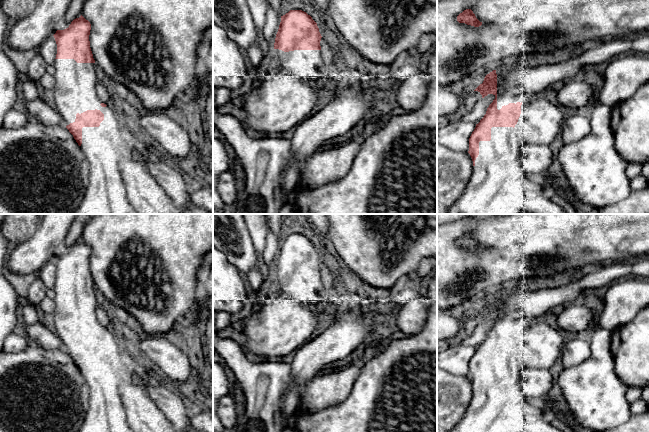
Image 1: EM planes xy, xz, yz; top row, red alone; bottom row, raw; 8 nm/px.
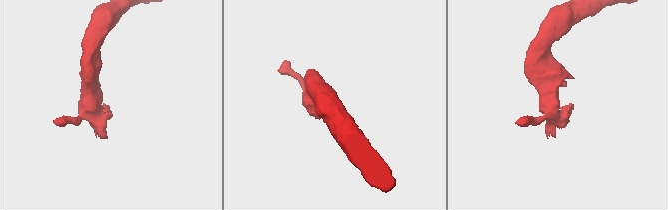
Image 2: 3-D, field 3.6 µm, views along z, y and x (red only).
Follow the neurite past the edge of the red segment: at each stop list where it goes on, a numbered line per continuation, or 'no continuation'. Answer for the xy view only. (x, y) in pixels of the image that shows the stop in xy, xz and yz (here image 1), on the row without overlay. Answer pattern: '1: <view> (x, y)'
1: xy (75, 315)

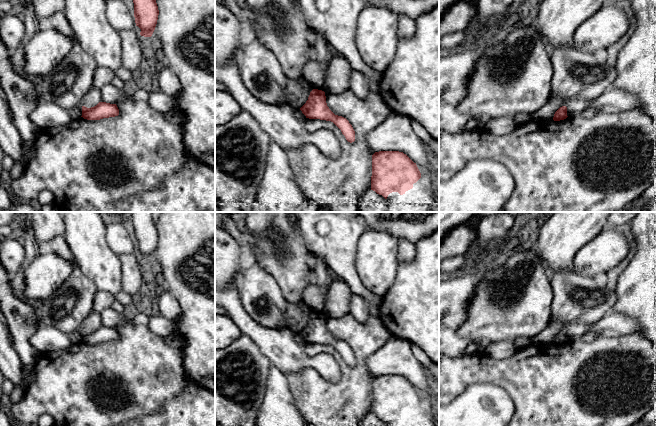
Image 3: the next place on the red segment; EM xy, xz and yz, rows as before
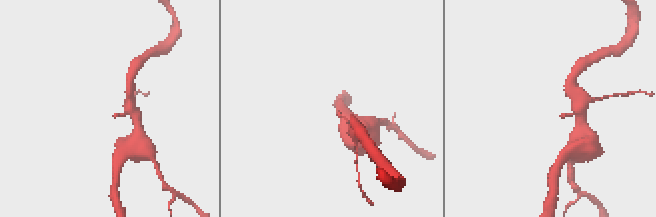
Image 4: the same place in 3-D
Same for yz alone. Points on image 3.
no continuation

